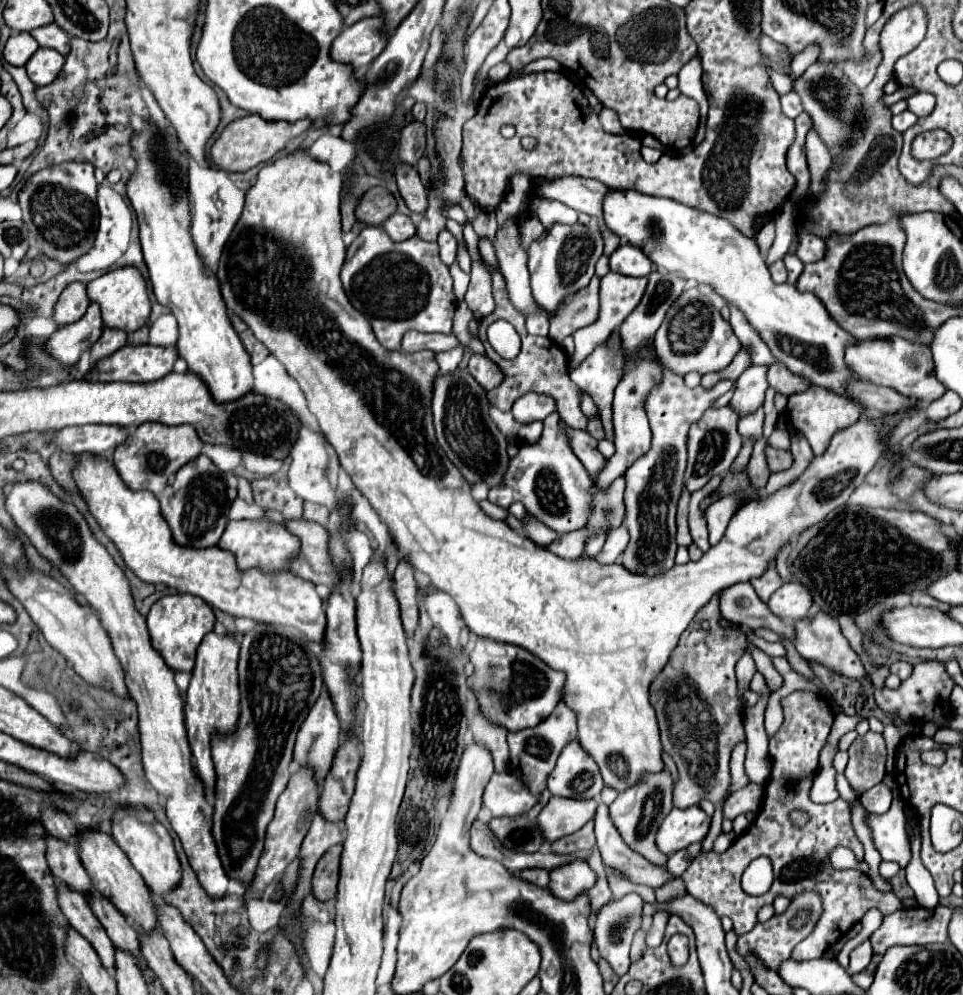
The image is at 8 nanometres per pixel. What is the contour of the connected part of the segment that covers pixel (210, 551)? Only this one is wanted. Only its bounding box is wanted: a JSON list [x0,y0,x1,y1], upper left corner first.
[71,454,325,642]

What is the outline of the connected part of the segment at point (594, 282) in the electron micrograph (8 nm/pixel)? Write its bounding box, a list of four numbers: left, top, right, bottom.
[549,276,599,342]

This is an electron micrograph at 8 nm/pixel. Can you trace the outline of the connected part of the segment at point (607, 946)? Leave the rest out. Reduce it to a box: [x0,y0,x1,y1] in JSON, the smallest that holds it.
[595,894,643,976]

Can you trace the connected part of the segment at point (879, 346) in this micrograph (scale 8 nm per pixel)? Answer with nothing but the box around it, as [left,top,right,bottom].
[845,338,947,404]

